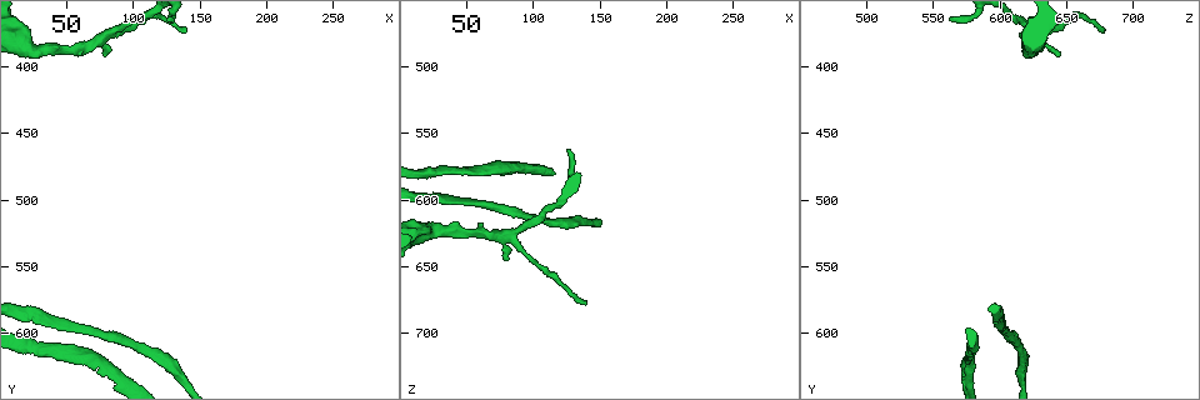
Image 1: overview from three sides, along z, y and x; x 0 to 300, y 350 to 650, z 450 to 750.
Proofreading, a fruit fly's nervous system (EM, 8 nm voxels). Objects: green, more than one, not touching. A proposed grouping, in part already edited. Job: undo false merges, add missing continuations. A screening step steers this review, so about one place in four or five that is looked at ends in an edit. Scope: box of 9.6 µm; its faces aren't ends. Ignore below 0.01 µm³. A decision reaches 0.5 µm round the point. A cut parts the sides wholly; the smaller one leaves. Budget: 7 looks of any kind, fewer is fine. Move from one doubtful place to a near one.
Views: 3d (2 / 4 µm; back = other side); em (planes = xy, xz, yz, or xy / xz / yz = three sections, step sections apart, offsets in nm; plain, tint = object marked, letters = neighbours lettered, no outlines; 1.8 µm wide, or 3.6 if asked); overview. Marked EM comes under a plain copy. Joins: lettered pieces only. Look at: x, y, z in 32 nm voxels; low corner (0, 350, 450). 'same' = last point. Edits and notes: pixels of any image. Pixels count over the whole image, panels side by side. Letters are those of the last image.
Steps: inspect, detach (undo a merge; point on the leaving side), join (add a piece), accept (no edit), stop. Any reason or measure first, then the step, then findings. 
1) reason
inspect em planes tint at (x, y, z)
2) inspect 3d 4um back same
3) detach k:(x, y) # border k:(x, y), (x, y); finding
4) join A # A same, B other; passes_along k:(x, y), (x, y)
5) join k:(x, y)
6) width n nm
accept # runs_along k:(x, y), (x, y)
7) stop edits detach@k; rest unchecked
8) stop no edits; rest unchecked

an open end
inspect em yz step 4 tint at (140, 374, 680)

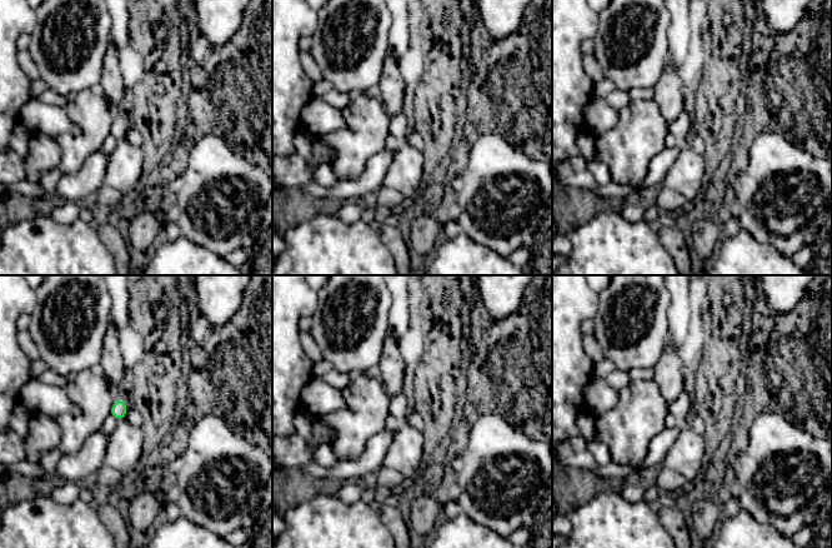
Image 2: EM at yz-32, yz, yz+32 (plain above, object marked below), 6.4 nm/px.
inspect em planes letters same

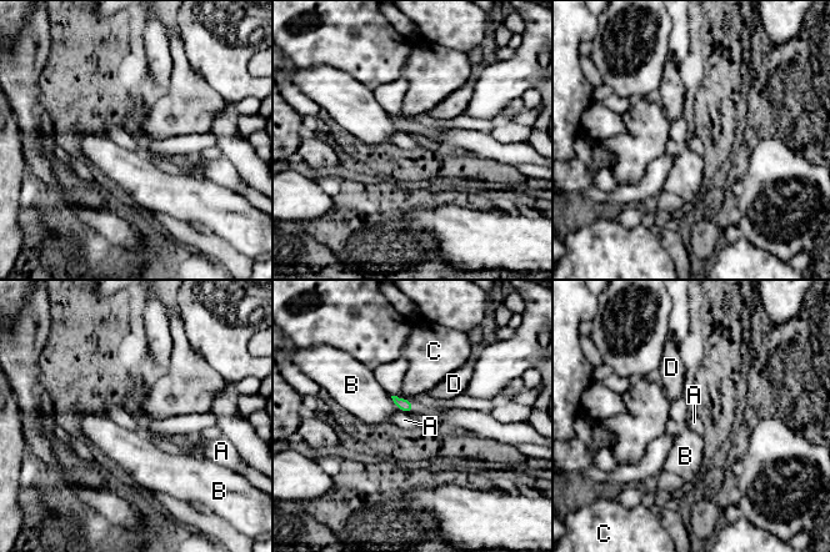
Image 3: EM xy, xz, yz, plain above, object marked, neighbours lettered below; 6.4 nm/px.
accept # A other, B other, C other, D other; border 3:(400, 410), (410, 414); none of them fits

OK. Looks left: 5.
free end
inspect em planes tint at (80, 392, 644)

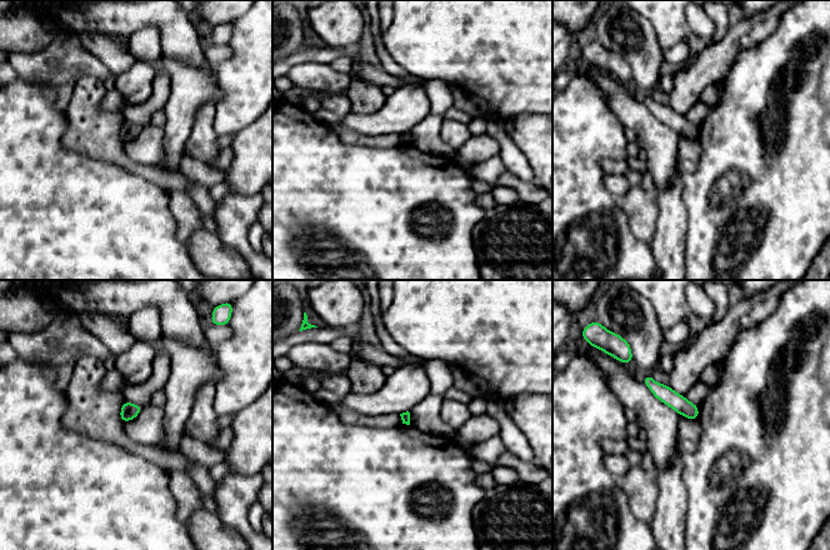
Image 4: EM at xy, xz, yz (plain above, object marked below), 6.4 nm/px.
inspect em planes letters same

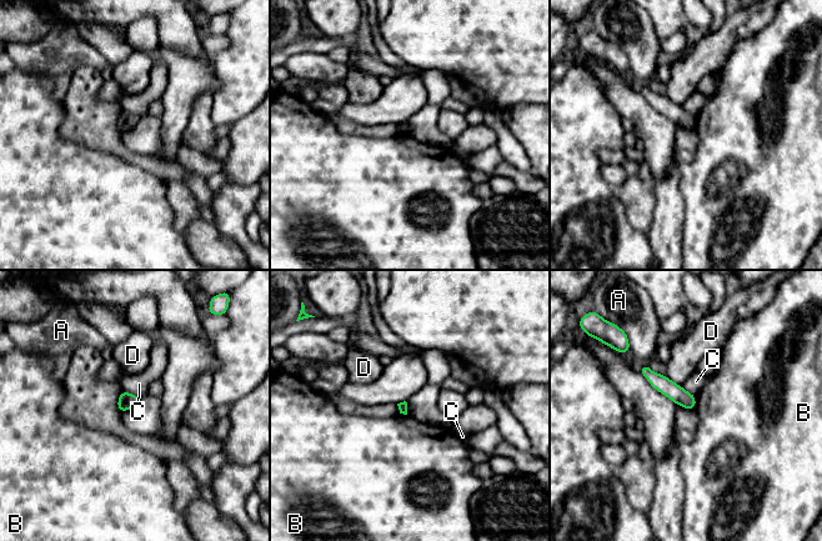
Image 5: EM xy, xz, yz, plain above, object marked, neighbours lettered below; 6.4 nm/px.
accept # A other, B other, C other, D other; border 5:(695, 397), (696, 407); none of them fits

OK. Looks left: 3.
thin neck
inspect 3d 4um at (104, 612, 618)

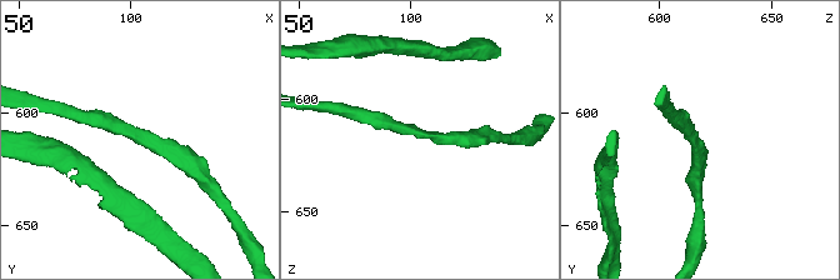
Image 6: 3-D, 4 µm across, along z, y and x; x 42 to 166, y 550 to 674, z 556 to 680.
arm_widths 220, 220 nm; shape alone is not enough
inspect em planes letters at (105, 611, 615)

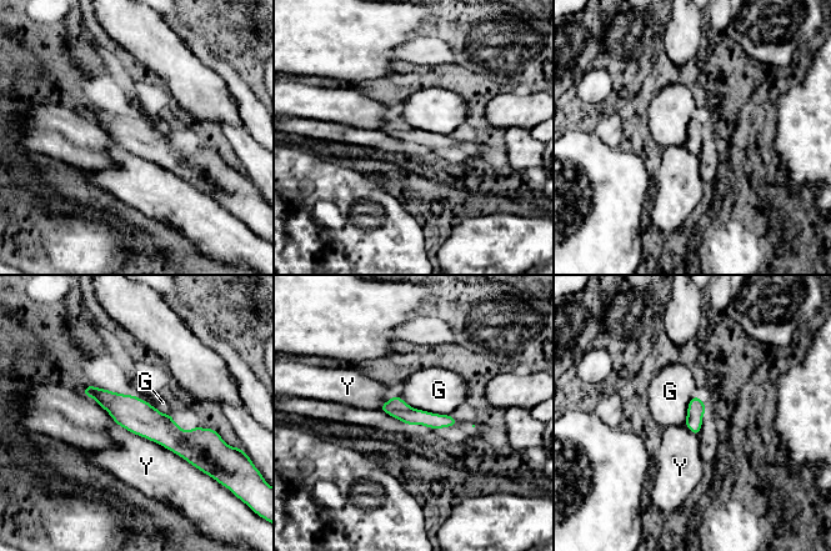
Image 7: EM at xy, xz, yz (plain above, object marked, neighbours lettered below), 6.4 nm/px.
accept # G other, Y other; border 7:(396, 394), (416, 409), (449, 415); all the same cell

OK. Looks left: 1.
stop no edits; rest unchecked

